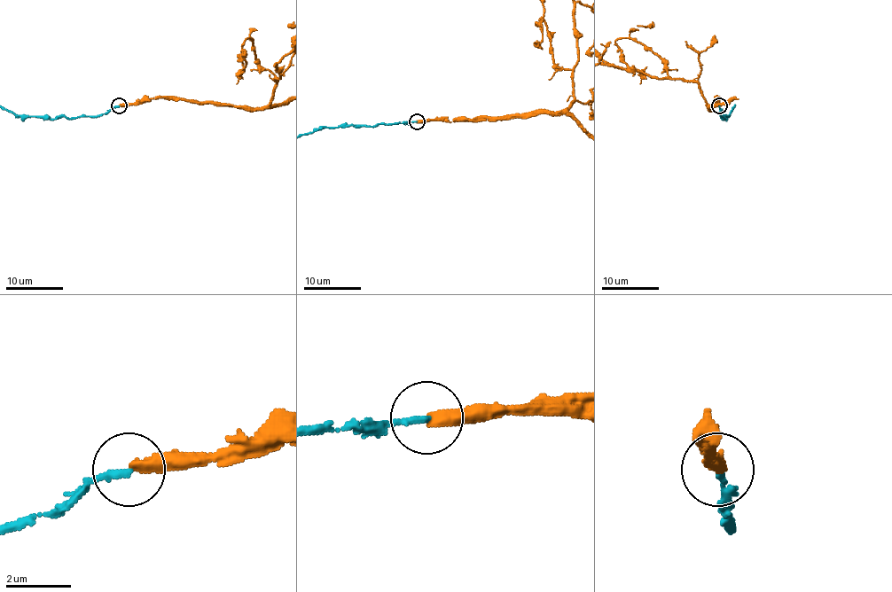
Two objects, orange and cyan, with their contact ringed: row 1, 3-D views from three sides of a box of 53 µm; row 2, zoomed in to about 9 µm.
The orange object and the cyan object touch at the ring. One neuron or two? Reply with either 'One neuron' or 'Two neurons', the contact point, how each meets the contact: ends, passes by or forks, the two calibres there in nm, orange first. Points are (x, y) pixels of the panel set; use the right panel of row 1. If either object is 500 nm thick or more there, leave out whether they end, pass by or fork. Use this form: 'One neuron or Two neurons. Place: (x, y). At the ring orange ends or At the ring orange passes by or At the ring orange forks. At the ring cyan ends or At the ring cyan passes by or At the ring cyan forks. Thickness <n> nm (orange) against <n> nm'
Two neurons. Place: (719, 105). At the ring orange ends. At the ring cyan ends. Thickness 360 nm (orange) against 200 nm

